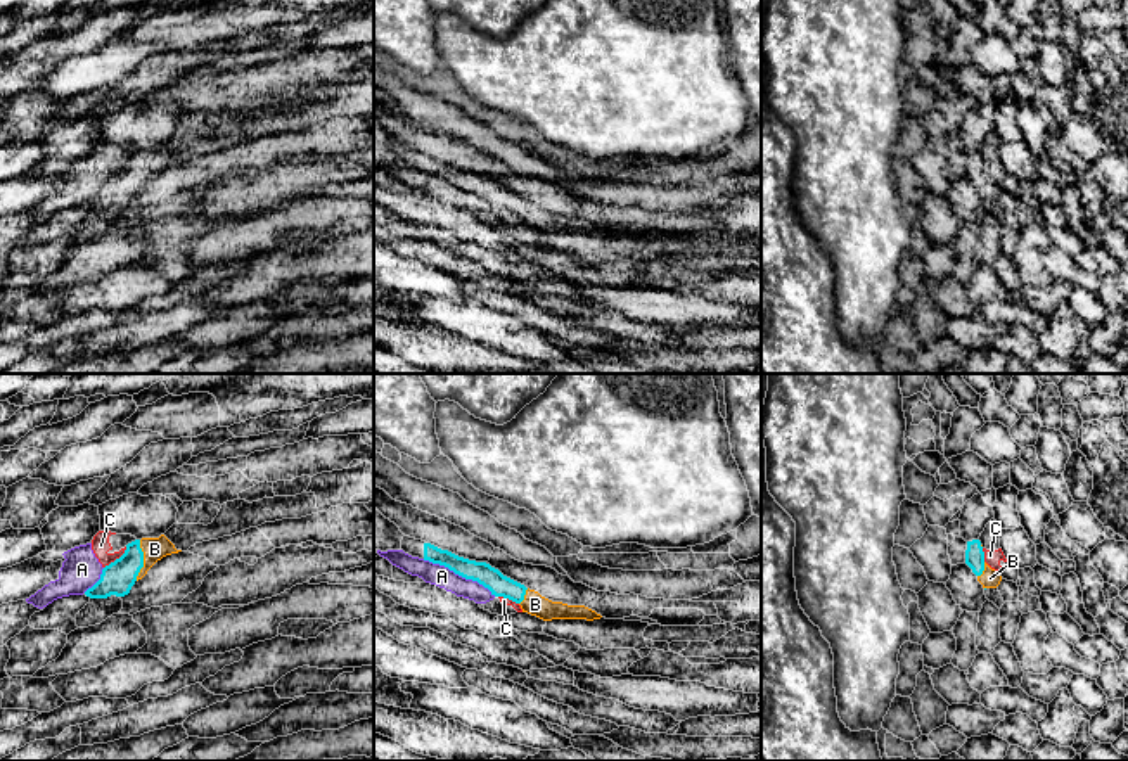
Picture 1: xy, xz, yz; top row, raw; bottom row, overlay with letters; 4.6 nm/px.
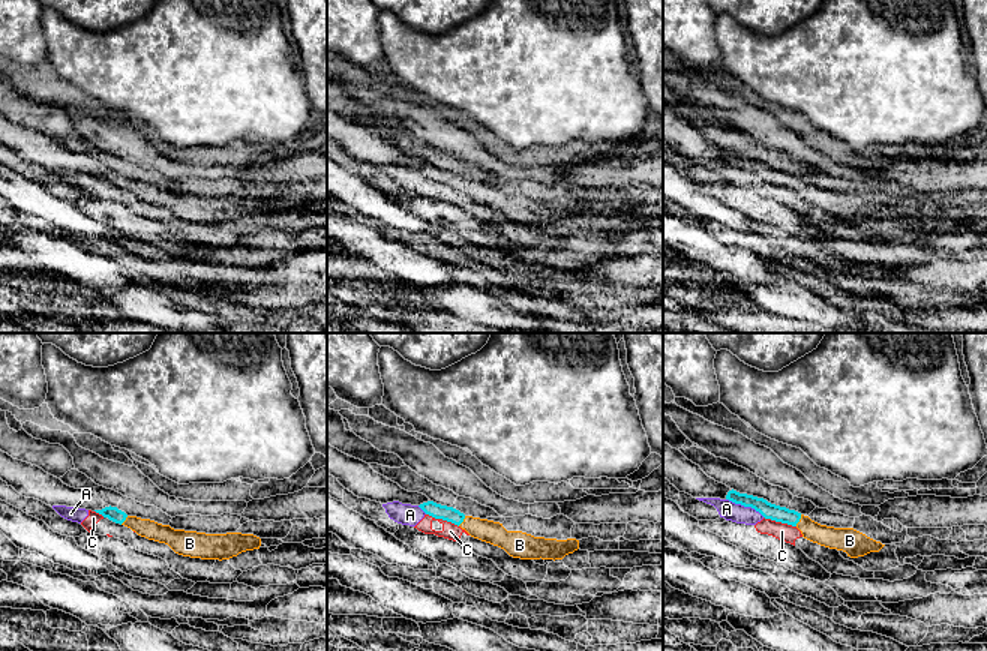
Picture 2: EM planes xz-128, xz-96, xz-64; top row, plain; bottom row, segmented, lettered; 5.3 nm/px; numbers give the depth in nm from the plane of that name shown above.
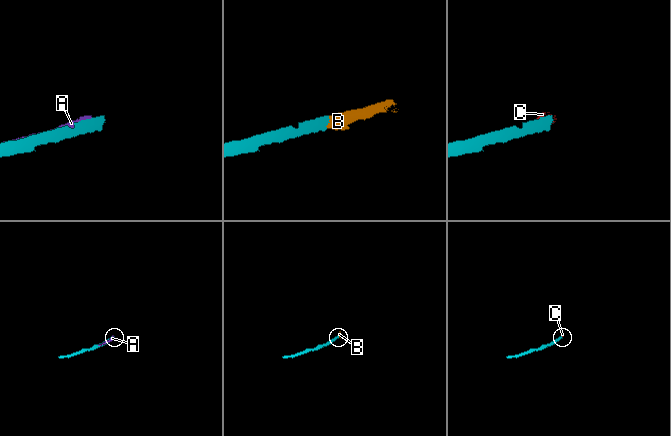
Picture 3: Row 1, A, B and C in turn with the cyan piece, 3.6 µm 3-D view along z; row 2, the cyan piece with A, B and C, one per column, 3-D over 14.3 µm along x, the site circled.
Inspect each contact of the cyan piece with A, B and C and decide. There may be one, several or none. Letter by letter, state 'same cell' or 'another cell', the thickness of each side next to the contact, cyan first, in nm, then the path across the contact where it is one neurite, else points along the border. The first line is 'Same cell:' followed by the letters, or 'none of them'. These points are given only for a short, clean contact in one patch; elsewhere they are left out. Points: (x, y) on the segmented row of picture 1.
Same cell: B
A: another cell; calibres 100 and 100 nm
B: same cell; calibres 150 and 110 nm; way xy (116, 578), (142, 561), (154, 549)
C: another cell; calibres 150 and 90 nm; border xy (127, 547), (104, 568)

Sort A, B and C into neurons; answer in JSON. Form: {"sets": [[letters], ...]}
{"sets": [["A", "C"], ["B"]]}

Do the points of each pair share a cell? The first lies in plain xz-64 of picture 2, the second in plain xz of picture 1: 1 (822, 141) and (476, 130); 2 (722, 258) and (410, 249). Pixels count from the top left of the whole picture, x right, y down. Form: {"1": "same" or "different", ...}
{"1": "different", "2": "different"}

